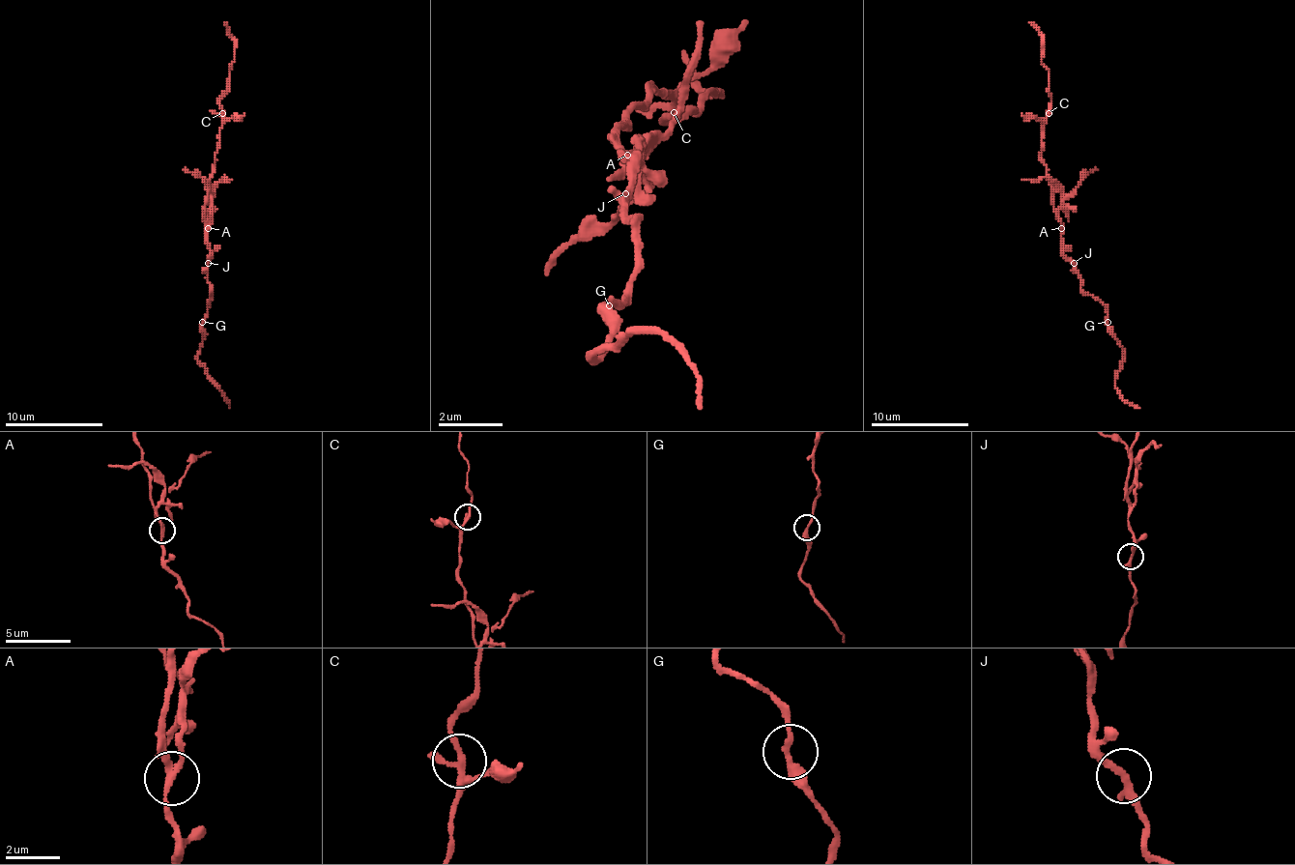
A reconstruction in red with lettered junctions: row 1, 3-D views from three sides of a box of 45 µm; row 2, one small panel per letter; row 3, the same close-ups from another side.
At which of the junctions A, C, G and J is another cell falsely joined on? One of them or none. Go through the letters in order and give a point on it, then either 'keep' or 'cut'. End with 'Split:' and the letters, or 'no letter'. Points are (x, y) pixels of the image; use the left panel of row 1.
A: (208, 228) | cut
C: (222, 113) | keep
G: (202, 322) | keep
J: (208, 263) | keep
Split: A

